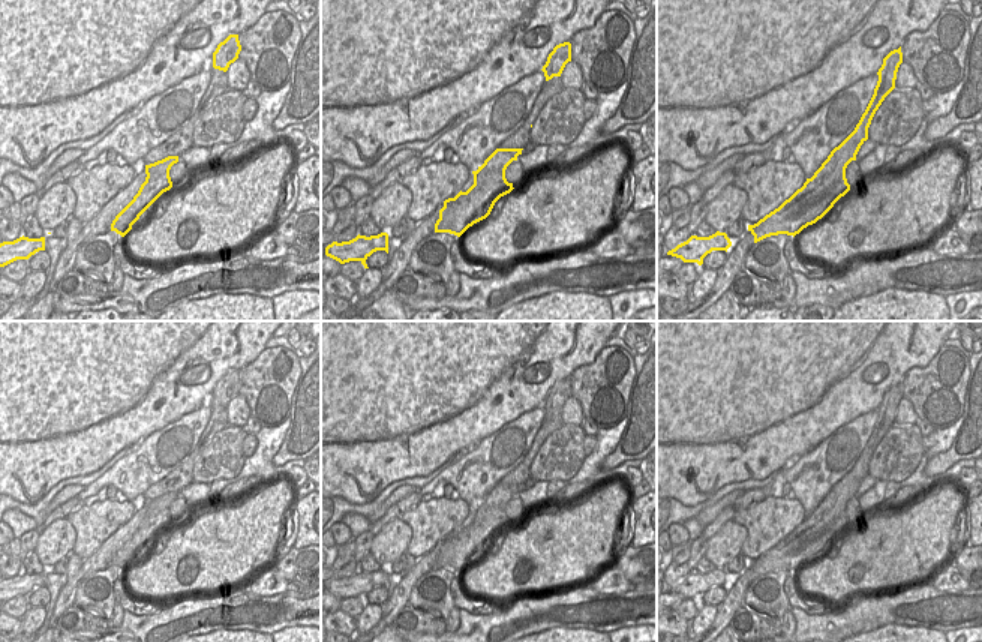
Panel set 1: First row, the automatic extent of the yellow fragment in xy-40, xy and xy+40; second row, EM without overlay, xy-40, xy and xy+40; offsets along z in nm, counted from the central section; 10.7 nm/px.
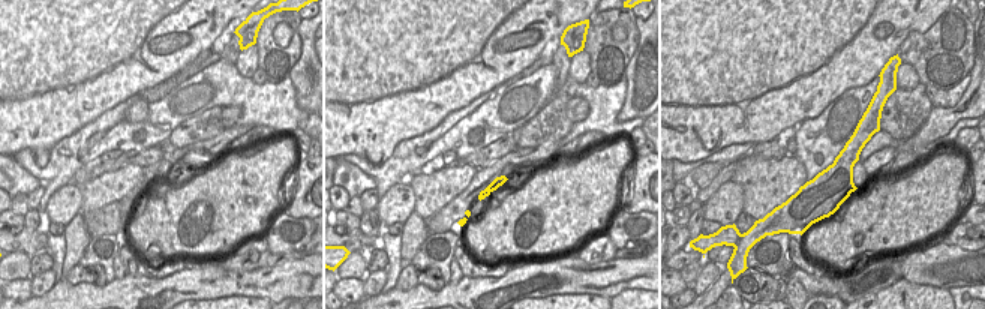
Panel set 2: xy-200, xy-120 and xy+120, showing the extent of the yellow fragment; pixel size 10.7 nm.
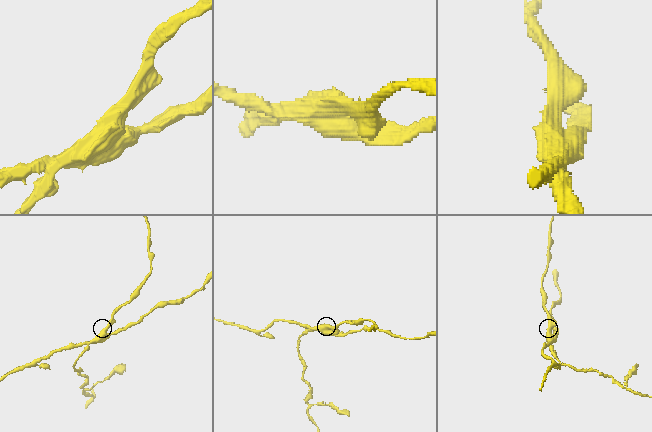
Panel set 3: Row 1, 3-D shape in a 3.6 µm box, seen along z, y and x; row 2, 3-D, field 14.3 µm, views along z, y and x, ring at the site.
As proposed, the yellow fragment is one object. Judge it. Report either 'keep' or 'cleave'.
cleave

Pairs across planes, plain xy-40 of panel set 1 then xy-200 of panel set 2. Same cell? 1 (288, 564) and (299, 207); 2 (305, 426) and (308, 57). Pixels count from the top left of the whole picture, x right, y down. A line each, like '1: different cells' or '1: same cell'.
1: different cells
2: same cell

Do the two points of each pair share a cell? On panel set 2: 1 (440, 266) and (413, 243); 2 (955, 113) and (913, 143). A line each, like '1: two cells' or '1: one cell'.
1: two cells
2: one cell

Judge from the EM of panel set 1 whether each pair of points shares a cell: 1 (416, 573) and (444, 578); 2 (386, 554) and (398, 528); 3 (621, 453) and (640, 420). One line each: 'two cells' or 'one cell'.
1: two cells
2: one cell
3: one cell

